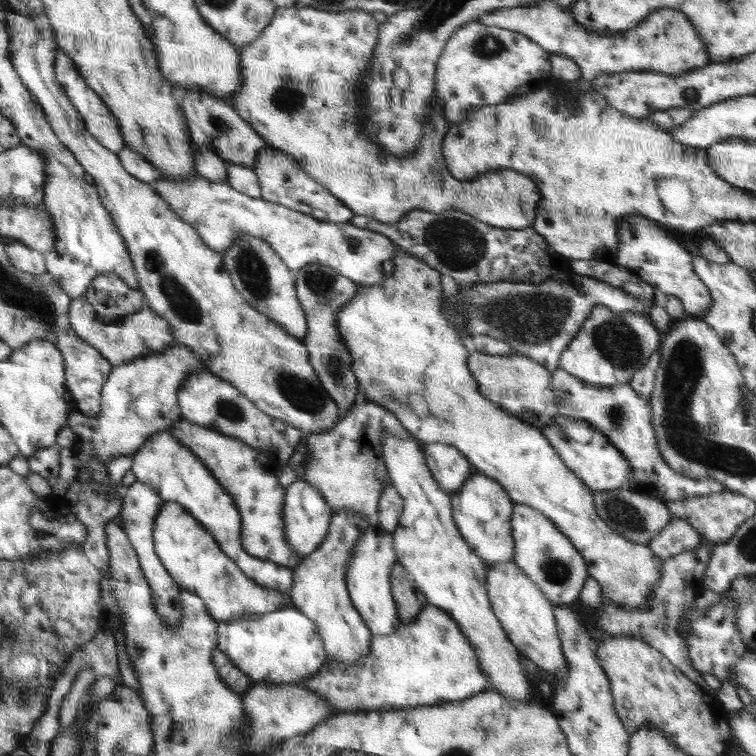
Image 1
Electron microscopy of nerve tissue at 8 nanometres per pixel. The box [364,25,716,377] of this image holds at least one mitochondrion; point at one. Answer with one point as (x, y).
(537, 318)

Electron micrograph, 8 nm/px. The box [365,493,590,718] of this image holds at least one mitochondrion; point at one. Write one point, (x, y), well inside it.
(558, 570)

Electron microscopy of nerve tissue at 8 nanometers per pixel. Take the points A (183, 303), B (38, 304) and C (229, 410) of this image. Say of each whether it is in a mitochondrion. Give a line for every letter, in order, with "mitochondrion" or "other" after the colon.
A: mitochondrion
B: mitochondrion
C: mitochondrion

